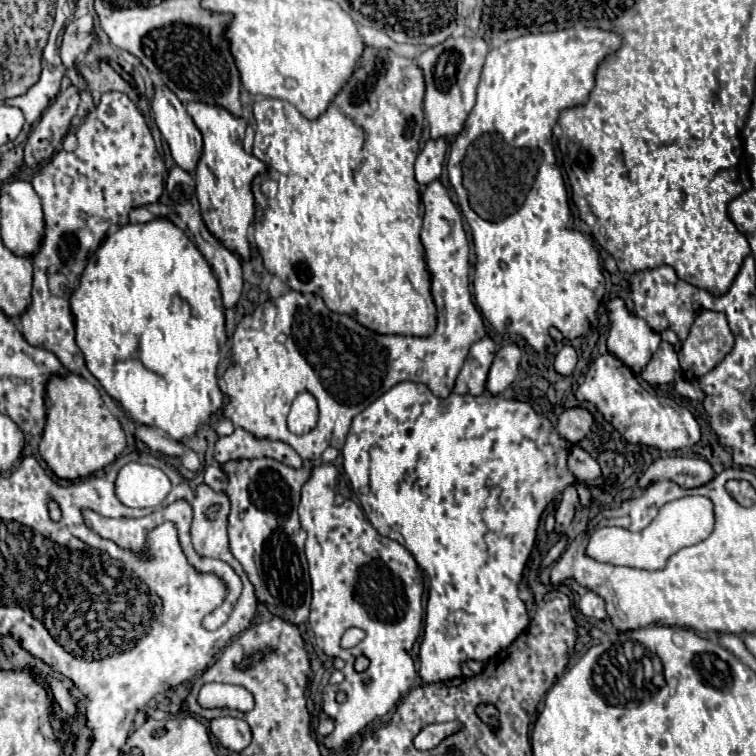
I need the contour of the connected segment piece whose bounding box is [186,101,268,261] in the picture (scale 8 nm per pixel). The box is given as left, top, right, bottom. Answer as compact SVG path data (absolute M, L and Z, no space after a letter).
M188 103L186 105L188 115L204 135L204 151L196 167L196 195L202 211L202 221L206 223L208 231L232 253L236 253L240 259L250 259L250 245L248 245L248 227L254 221L256 203L252 193L252 181L256 175L262 175L268 171L268 165L264 165L254 155L246 153L242 149L246 119L238 119L230 115L226 109L212 107L206 103Z

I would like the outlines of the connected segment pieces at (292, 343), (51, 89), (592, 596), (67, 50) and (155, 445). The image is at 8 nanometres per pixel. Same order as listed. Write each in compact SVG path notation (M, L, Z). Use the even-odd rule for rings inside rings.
M436 179L428 183L422 191L422 203L424 203L424 225L422 225L422 243L426 249L426 263L428 271L432 275L432 293L434 303L438 307L438 327L434 335L430 337L408 337L408 335L380 335L358 321L354 321L348 315L332 313L324 301L316 295L302 295L298 291L288 291L278 299L270 299L256 307L256 311L248 317L244 317L232 335L232 363L224 373L226 381L226 405L222 407L222 413L228 421L232 421L236 427L242 427L256 437L268 437L286 441L294 447L294 451L306 461L320 461L320 455L326 447L340 449L346 441L352 417L360 411L364 411L376 397L380 397L384 391L392 389L392 385L400 381L416 381L426 383L436 397L448 397L454 389L456 375L460 373L464 359L468 355L468 349L472 343L480 341L484 331L482 315L476 311L470 289L468 289L468 239L462 227L462 215L448 197L446 187ZM280 333L286 333L286 343L278 343L276 337ZM302 391L308 391L316 397L320 417L318 425L304 435L294 435L286 427L286 417L290 411L290 403L294 397Z
M42 71L40 81L32 85L24 95L6 101L8 105L18 107L26 115L26 127L34 125L40 119L42 111L56 99L56 95L60 93L62 75L62 71Z
M588 591L582 599L580 599L580 611L588 617L594 619L606 619L606 609L604 609L604 599L600 595L596 595L594 591Z
M84 15L80 19L74 19L64 29L64 39L60 47L60 59L66 67L74 67L74 61L80 53L88 51L94 43L94 25L92 17Z
M136 425L134 427L134 435L146 443L152 451L162 453L162 455L170 455L170 457L180 457L184 453L184 447L172 439L168 439L160 429L152 429L148 425Z

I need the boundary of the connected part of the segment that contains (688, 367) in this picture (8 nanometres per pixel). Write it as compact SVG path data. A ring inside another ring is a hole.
M700 311L684 341L678 359L682 373L688 381L694 381L712 371L732 349L734 335L728 327L724 313Z

